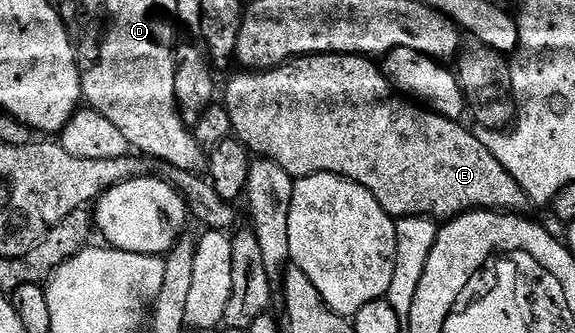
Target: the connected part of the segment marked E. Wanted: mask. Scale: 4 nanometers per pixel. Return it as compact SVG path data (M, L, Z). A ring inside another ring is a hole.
M313 53L307 57L297 57L291 61L285 61L284 64L277 65L275 69L240 71L237 77L229 79L225 89L223 86L222 104L224 110L230 115L232 132L236 140L248 146L253 154L270 158L274 163L278 163L278 167L282 167L282 171L286 171L294 179L309 177L315 173L333 173L339 177L350 179L354 183L366 187L366 191L370 191L370 195L374 195L374 199L378 199L378 203L382 203L382 207L393 219L413 215L433 219L451 219L474 209L524 211L527 210L524 208L529 208L528 195L518 185L518 179L514 179L514 175L510 175L510 171L506 171L506 167L502 167L502 163L498 163L498 159L494 159L494 155L490 155L490 151L486 151L486 147L482 147L482 143L471 128L468 130L460 121L451 121L442 115L433 113L427 107L421 107L419 104L405 99L382 72L381 66L367 56L347 53Z

